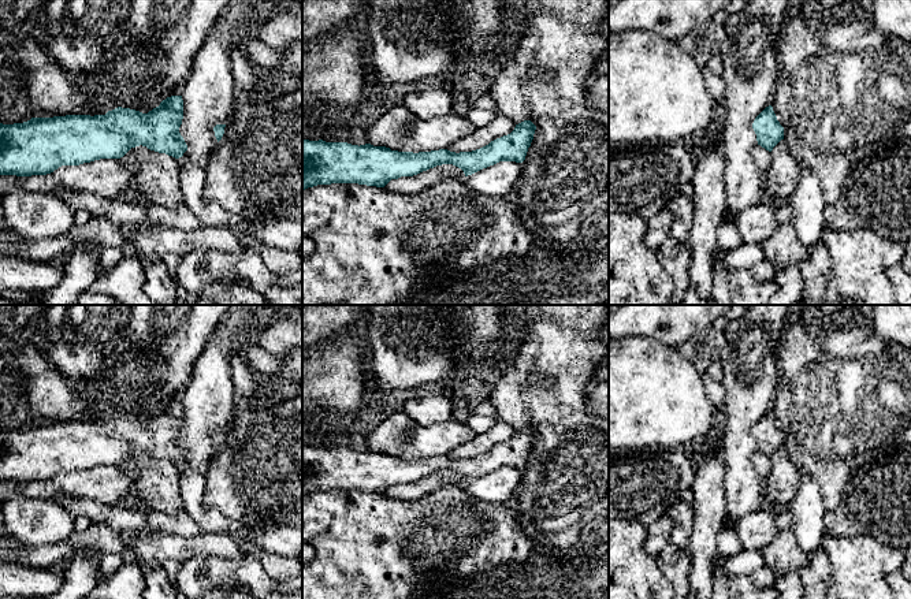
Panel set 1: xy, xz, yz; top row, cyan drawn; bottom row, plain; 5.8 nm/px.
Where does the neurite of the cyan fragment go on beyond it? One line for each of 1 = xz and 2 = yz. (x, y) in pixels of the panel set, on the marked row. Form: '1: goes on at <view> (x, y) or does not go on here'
1: does not go on here
2: does not go on here

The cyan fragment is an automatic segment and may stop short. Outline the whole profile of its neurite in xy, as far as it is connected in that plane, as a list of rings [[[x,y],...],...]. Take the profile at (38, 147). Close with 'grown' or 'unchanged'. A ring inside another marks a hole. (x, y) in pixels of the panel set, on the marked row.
[[[171,96],[148,114],[118,107],[105,115],[31,118],[23,123],[0,123],[0,175],[47,175],[62,165],[79,165],[100,159],[120,159],[131,148],[146,146],[175,159],[187,145],[179,133],[183,119],[182,96]]] | unchanged

